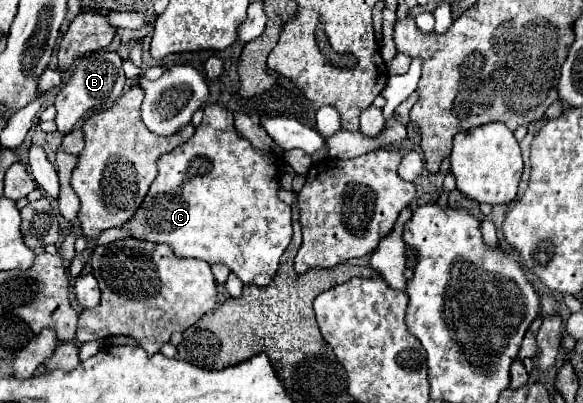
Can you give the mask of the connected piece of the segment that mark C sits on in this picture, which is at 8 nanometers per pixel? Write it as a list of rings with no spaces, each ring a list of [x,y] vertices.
[[[206,103],[204,119],[194,137],[160,157],[158,177],[150,185],[150,191],[136,215],[124,227],[130,227],[134,237],[154,243],[168,243],[180,257],[202,259],[210,265],[224,263],[242,283],[268,285],[278,269],[280,255],[292,239],[292,211],[278,197],[282,171],[282,157],[264,155],[254,149],[252,143],[236,131],[232,113],[226,107],[220,103]]]

